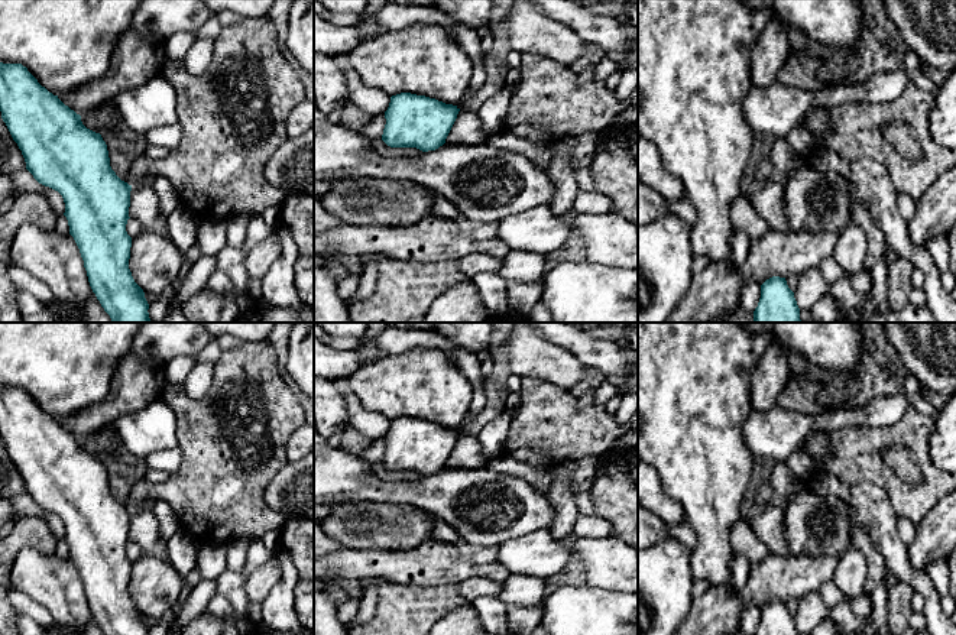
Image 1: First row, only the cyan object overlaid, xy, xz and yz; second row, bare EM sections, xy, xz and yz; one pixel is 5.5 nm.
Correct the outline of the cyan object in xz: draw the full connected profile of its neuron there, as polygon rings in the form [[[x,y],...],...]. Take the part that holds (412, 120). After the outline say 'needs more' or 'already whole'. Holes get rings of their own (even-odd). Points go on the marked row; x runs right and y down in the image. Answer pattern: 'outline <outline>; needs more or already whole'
outline [[[392,95],[382,140],[390,148],[435,150],[445,143],[458,111],[457,106],[425,95]]]; already whole

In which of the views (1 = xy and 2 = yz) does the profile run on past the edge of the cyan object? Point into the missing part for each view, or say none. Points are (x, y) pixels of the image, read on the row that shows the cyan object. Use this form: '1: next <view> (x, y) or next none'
1: next none
2: next none

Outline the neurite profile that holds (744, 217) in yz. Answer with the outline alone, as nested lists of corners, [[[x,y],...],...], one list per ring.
[[[741,195],[730,205],[730,217],[733,227],[746,233],[751,240],[762,237],[769,233],[768,224],[758,217],[749,203],[749,197]]]

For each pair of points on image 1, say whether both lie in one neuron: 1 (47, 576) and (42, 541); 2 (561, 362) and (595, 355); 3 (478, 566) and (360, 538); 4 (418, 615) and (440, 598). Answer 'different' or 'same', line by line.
1: different
2: different
3: different
4: same

